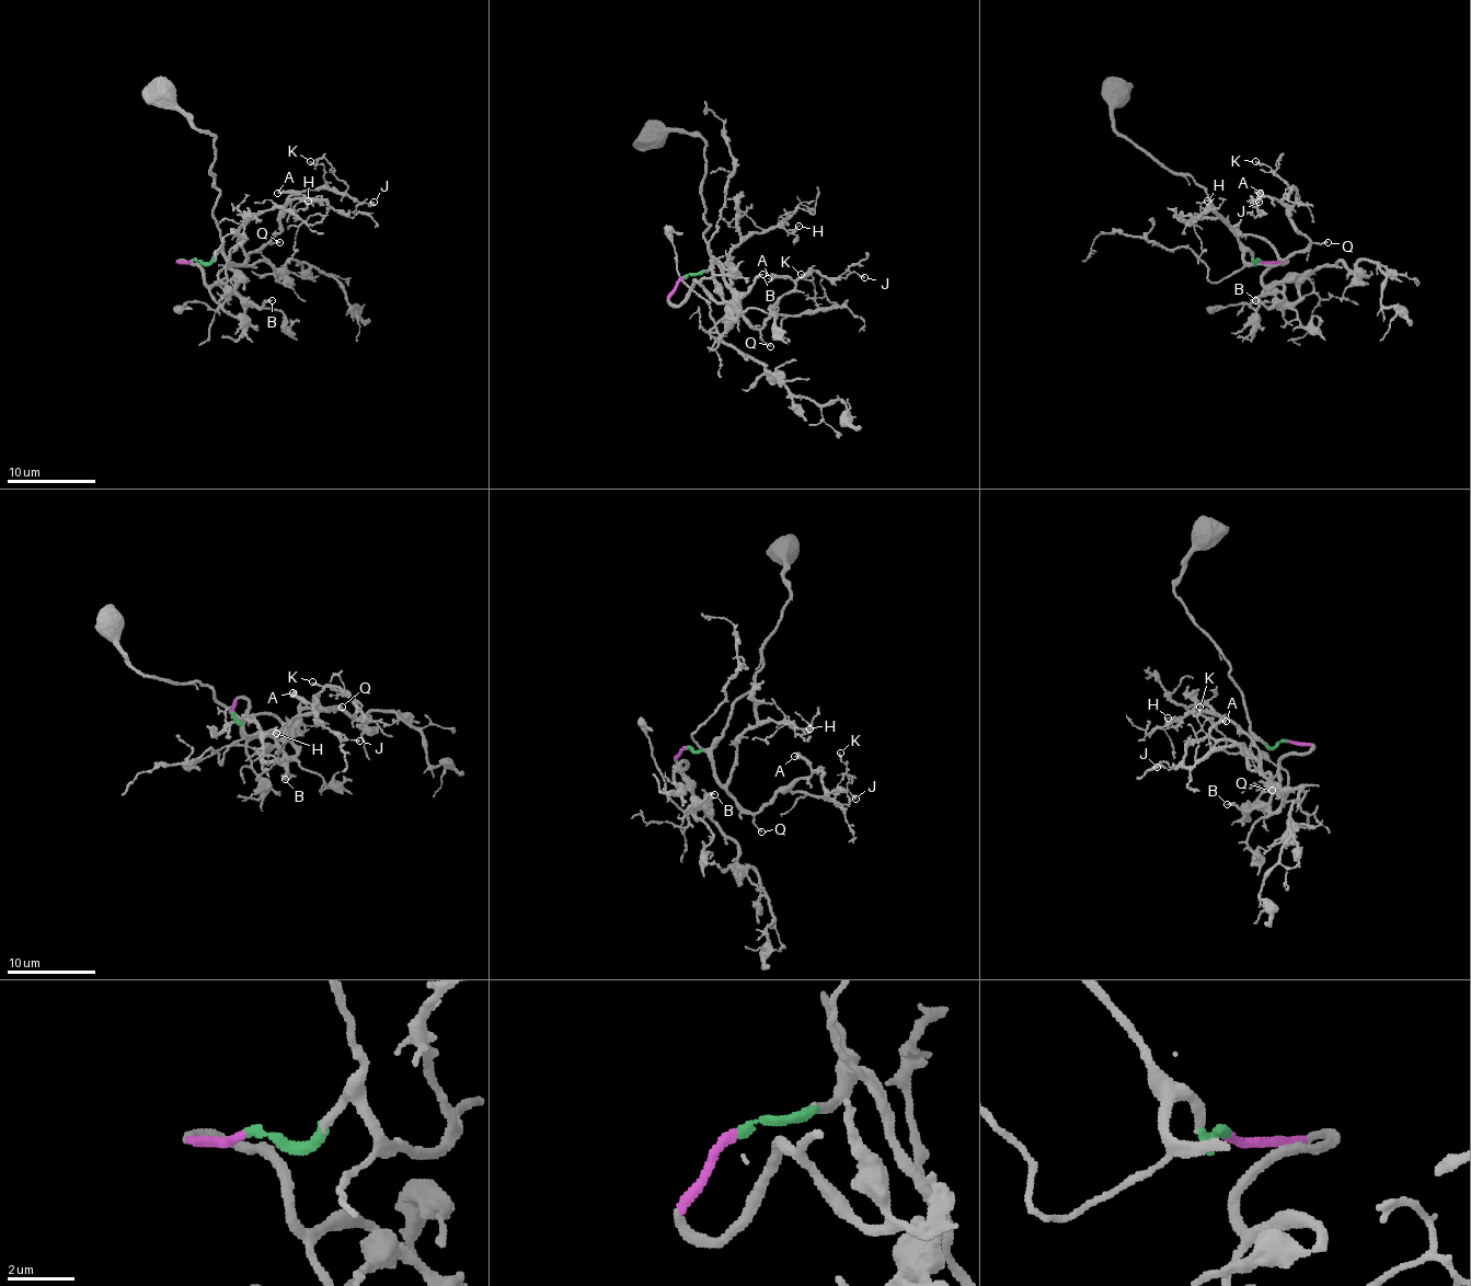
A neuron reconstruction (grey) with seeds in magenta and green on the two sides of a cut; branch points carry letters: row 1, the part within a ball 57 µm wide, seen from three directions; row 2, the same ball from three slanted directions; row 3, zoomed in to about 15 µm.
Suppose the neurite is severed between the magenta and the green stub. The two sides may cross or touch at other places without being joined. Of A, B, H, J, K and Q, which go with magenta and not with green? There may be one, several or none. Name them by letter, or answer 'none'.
B

